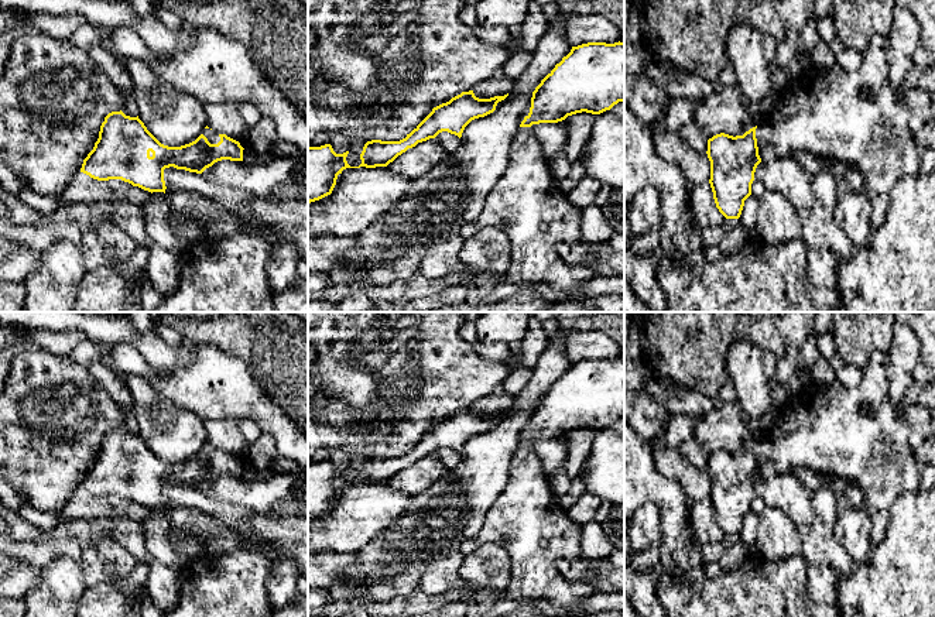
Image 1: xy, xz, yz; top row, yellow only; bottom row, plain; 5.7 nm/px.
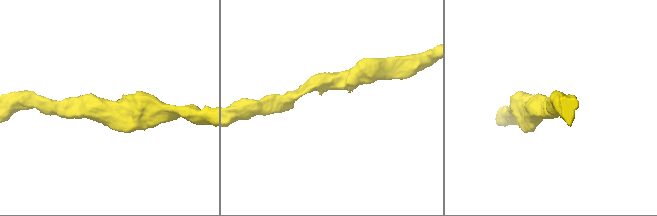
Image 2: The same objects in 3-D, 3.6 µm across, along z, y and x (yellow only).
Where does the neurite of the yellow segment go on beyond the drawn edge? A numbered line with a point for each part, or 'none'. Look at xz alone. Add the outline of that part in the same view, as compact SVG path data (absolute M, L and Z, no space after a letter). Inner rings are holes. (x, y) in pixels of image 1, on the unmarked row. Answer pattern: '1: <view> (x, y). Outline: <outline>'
1: xz (524, 520). Outline: M520 443L508 466L508 481L487 511L475 538L460 545L468 555L487 542L499 544L511 561L504 594L544 599L573 613L596 589L568 582L555 562L582 556L582 525L555 504L549 477L530 443Z

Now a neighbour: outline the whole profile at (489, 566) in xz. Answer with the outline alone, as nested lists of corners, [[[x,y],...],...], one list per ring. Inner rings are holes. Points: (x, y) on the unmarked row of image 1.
[[[487,542],[465,555],[459,576],[482,589],[504,592],[511,577],[511,561],[504,548]]]

